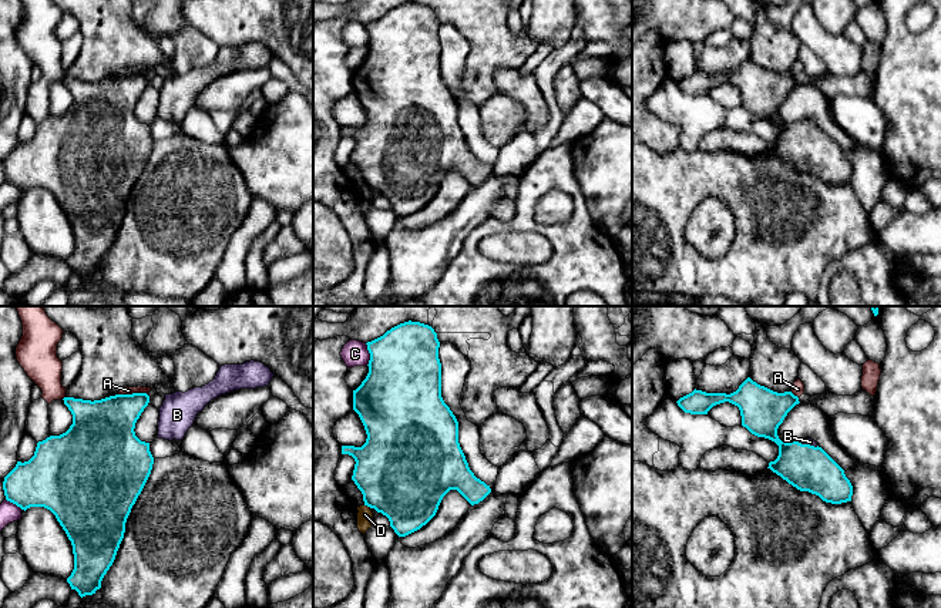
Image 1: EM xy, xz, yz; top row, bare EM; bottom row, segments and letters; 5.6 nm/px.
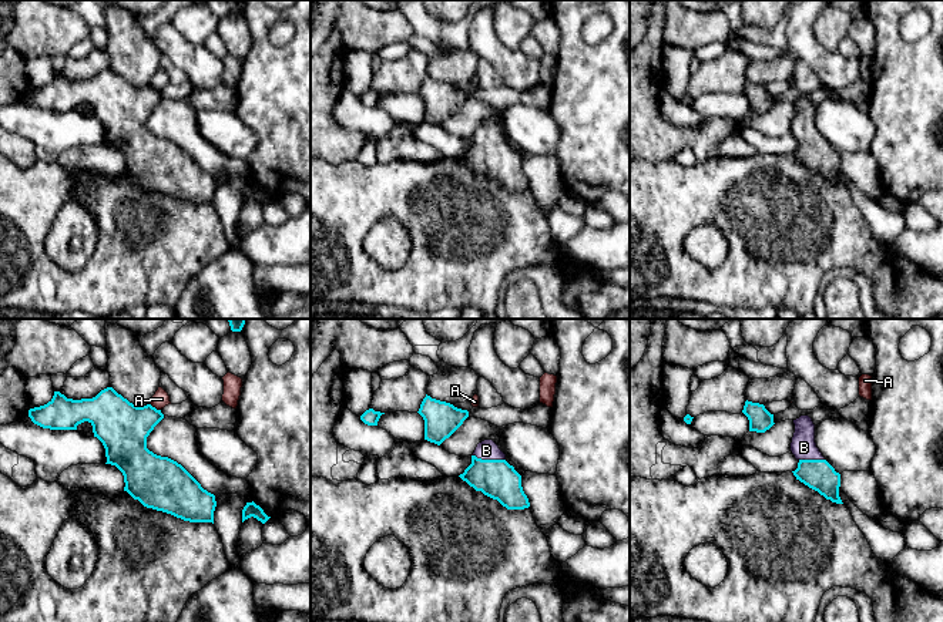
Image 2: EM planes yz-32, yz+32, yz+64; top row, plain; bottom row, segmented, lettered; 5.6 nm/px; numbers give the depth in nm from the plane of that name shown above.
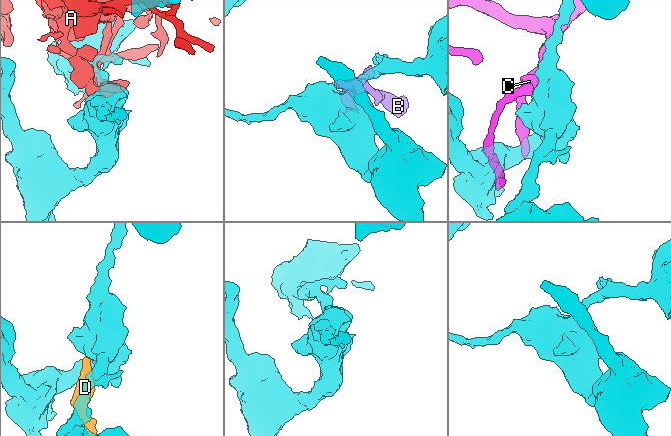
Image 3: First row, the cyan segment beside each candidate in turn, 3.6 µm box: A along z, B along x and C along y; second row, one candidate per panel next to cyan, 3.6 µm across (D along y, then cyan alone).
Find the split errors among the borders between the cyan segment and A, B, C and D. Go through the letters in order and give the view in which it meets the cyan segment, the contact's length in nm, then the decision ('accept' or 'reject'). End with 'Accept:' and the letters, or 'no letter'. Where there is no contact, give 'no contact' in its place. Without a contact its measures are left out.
A: contact in xy; length 170 nm; reject
B: contact in yz; length 120 nm; accept
C: contact in xz; length 130 nm; reject
D: contact in xz; length 40 nm; reject
Accept: B

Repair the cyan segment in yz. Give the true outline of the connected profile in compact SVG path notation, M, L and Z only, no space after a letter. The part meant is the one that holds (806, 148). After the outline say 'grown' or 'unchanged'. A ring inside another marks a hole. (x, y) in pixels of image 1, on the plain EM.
M747 58L730 75L695 70L676 84L685 94L708 95L713 87L725 83L739 88L742 107L752 115L769 120L779 127L779 137L769 144L767 150L797 171L816 175L826 184L851 182L853 167L844 151L814 121L801 120L786 124L779 120L779 107L800 84L797 77L792 73L773 73Z; grown

